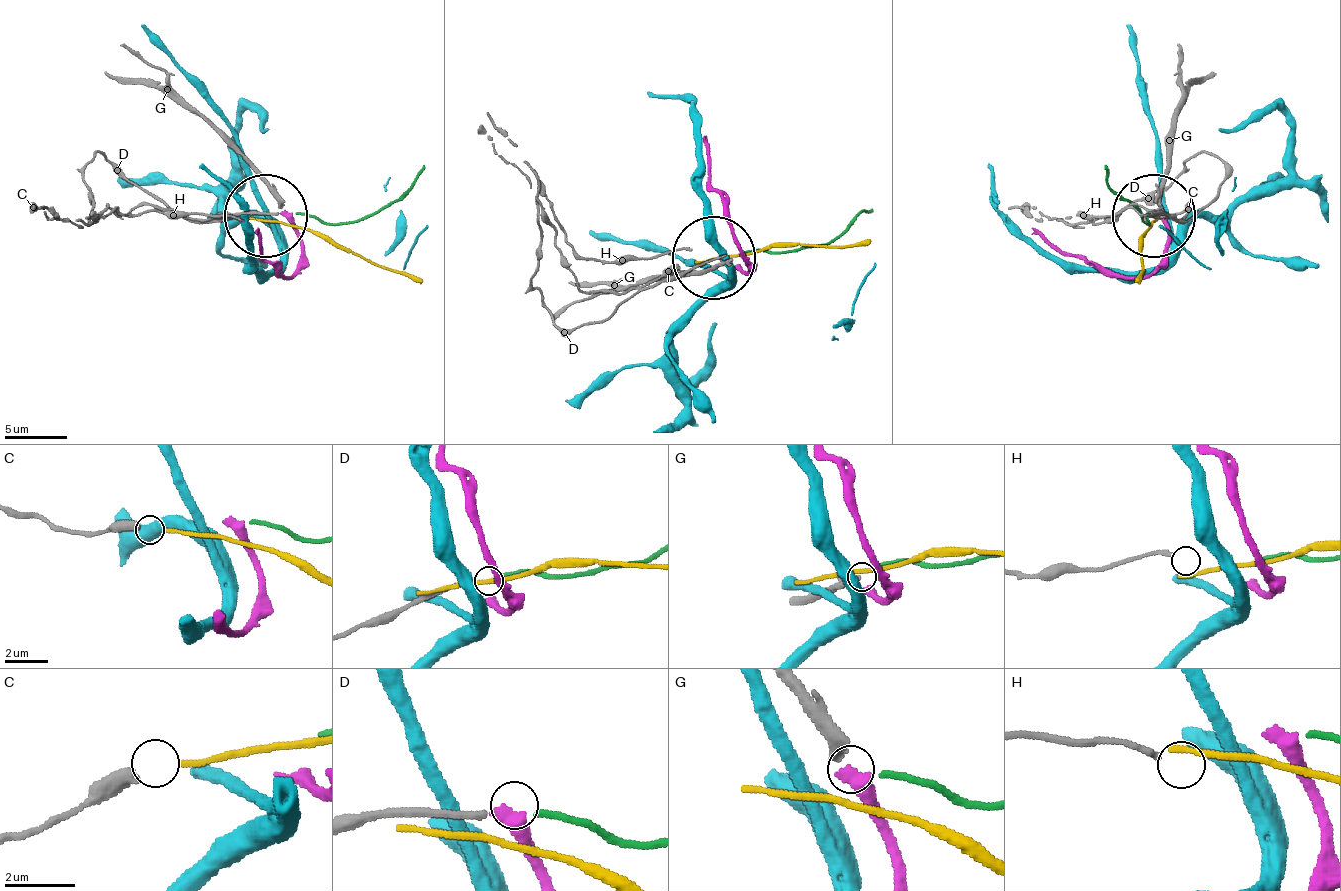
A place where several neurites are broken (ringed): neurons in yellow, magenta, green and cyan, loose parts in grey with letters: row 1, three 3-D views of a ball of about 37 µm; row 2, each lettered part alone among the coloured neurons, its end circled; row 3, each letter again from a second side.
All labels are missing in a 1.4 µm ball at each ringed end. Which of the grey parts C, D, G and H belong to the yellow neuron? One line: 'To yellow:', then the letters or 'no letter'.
To yellow: C

